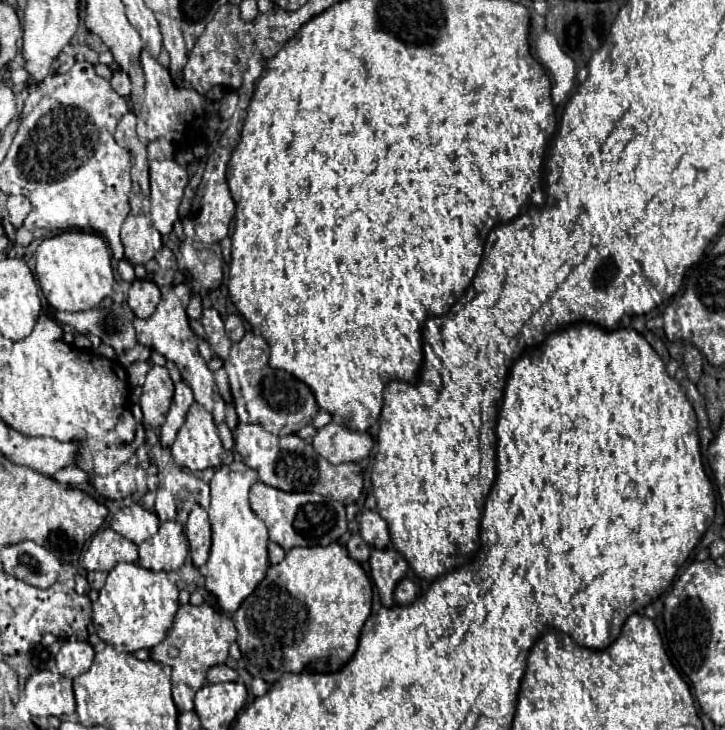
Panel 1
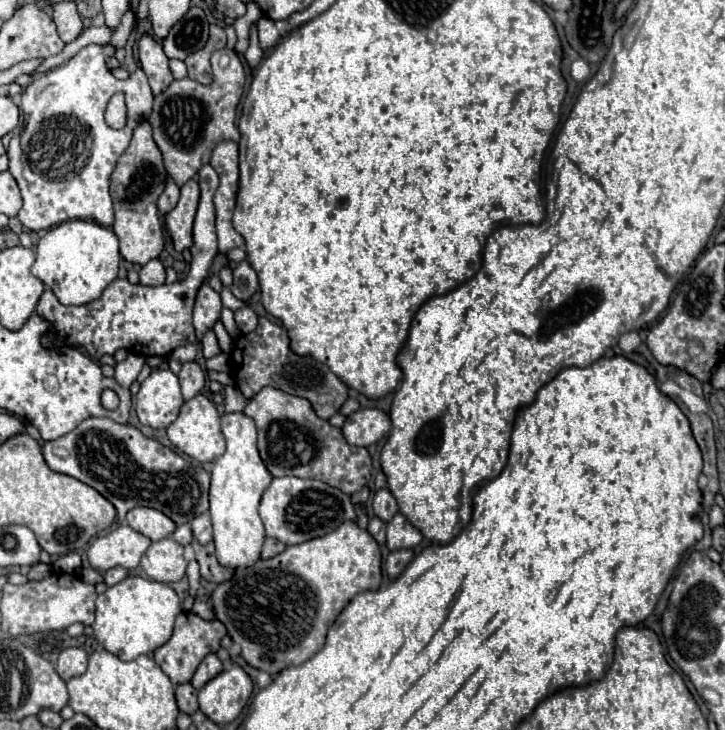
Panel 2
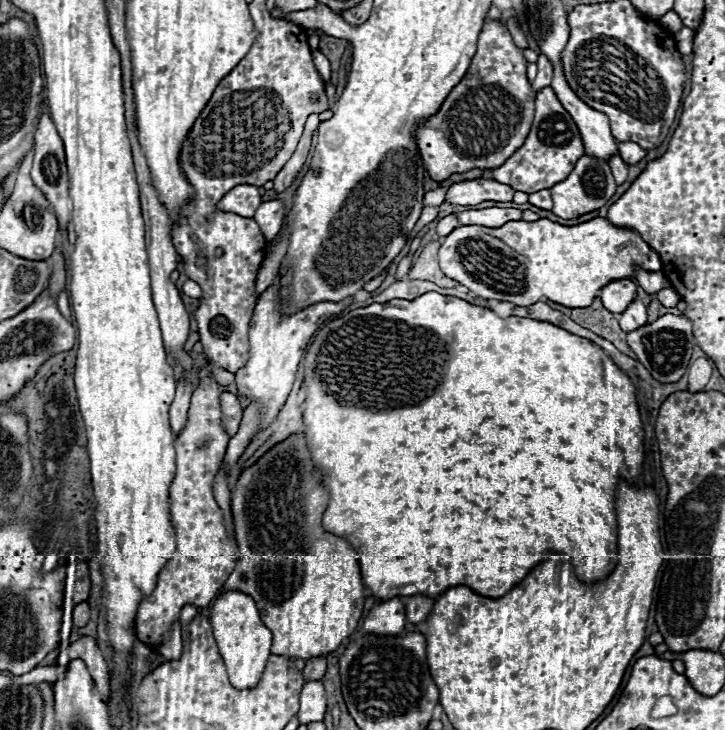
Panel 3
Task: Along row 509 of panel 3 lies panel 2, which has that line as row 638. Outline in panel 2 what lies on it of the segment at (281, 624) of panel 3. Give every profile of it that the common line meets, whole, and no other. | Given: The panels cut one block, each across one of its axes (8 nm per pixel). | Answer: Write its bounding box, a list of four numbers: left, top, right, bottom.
[210,522,382,676]

